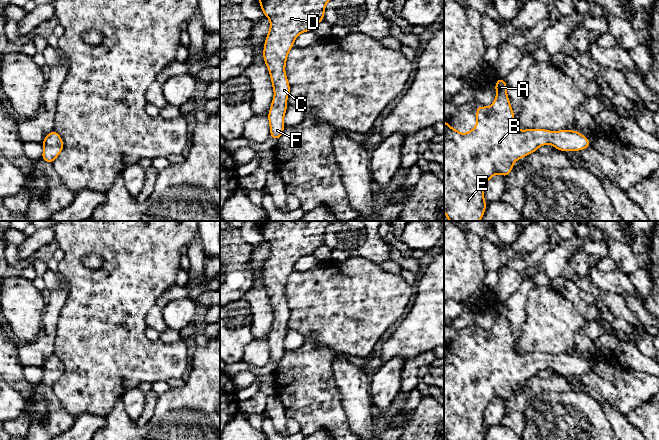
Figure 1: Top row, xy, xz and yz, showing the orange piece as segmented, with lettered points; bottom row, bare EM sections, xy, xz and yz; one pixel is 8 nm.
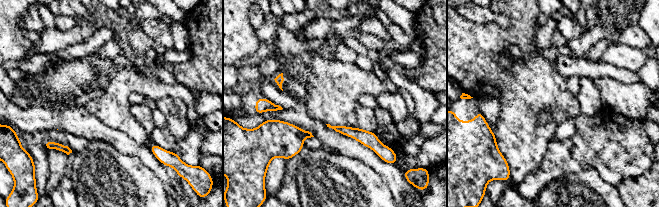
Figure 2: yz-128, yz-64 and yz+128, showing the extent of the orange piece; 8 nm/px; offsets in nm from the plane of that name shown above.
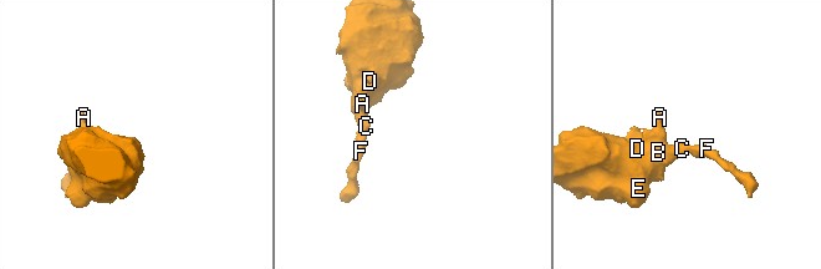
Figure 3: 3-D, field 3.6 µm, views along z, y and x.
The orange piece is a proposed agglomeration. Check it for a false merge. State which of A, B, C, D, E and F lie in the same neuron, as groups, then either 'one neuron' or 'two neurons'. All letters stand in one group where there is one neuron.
groups A B C D E F; one neuron

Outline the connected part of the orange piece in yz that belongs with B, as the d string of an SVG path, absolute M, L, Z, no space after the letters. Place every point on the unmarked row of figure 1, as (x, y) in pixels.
M498 302L495 307L496 322L491 330L476 329L476 351L461 358L444 344L444 436L446 440L483 440L487 432L484 424L484 412L495 398L506 402L513 394L513 387L534 377L540 370L551 368L559 375L580 375L590 371L590 364L577 354L549 355L546 353L518 354L514 349L515 338L507 319L505 303Z

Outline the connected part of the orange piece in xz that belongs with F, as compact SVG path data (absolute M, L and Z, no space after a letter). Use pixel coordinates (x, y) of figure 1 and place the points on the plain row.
M258 221L264 240L270 243L270 253L265 263L263 283L268 292L274 321L268 336L270 361L278 365L284 355L284 340L291 312L285 297L286 284L294 265L300 257L312 255L324 244L326 227L336 221Z

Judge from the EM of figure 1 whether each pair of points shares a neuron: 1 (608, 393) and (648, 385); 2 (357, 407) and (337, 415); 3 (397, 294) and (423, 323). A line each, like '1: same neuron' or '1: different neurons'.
1: same neuron
2: different neurons
3: different neurons

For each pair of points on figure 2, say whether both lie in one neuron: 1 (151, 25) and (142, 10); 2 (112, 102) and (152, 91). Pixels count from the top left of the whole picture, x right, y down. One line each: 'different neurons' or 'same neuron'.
1: different neurons
2: same neuron

